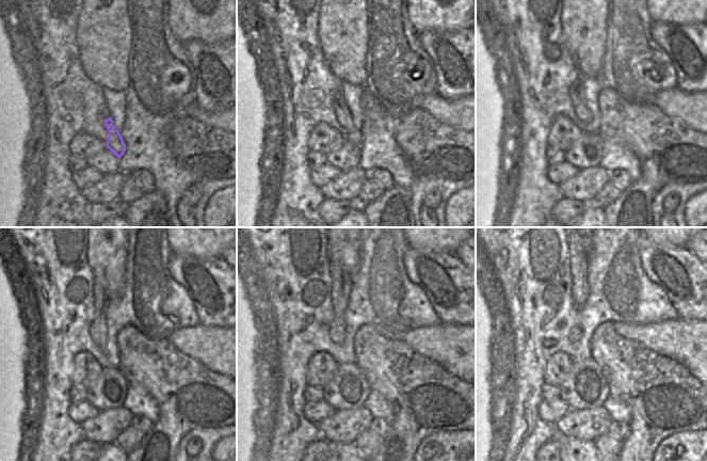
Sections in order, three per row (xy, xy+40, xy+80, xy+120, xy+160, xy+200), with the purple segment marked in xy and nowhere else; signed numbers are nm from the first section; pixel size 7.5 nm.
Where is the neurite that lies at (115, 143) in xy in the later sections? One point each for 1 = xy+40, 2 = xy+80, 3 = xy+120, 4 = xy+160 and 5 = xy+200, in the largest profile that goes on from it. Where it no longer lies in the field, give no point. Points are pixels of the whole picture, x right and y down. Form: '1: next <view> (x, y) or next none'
1: next xy+40 (352, 136)
2: next xy+80 (576, 90)
3: next xy+120 (98, 329)
4: next xy+160 (340, 291)
5: next xy+200 (578, 254)

